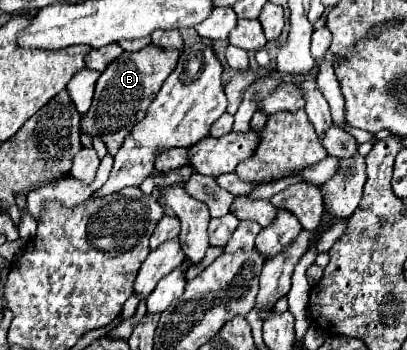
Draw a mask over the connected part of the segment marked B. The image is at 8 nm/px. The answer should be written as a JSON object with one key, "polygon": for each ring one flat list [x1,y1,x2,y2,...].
{"polygon":[[150,45,148,49,140,49,136,53,124,51,100,75,92,107,82,117,82,131,90,133,92,137,100,137,106,143,108,151,114,155,120,149,124,137,132,131,132,125,136,125,136,121,146,115,152,97,156,97,156,89,160,89,164,79,172,73,178,63,178,57,178,49,160,49,156,45]]}

